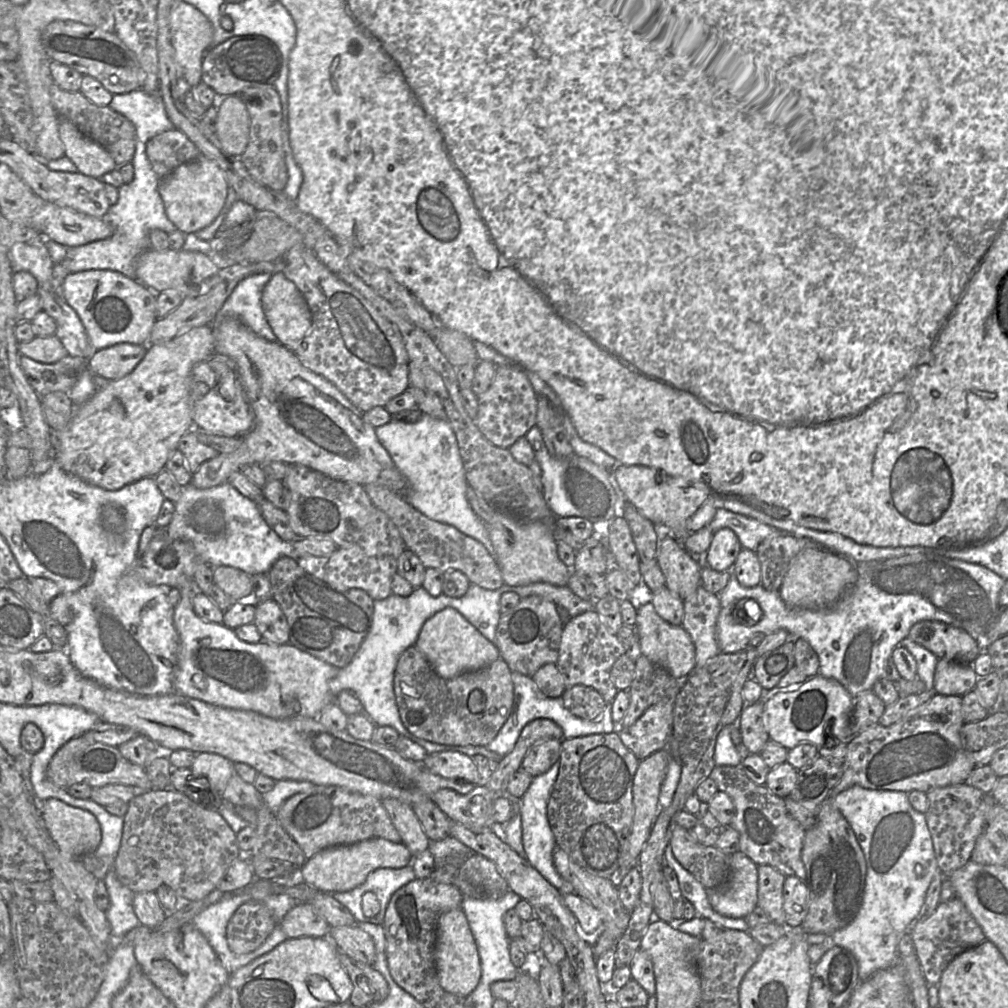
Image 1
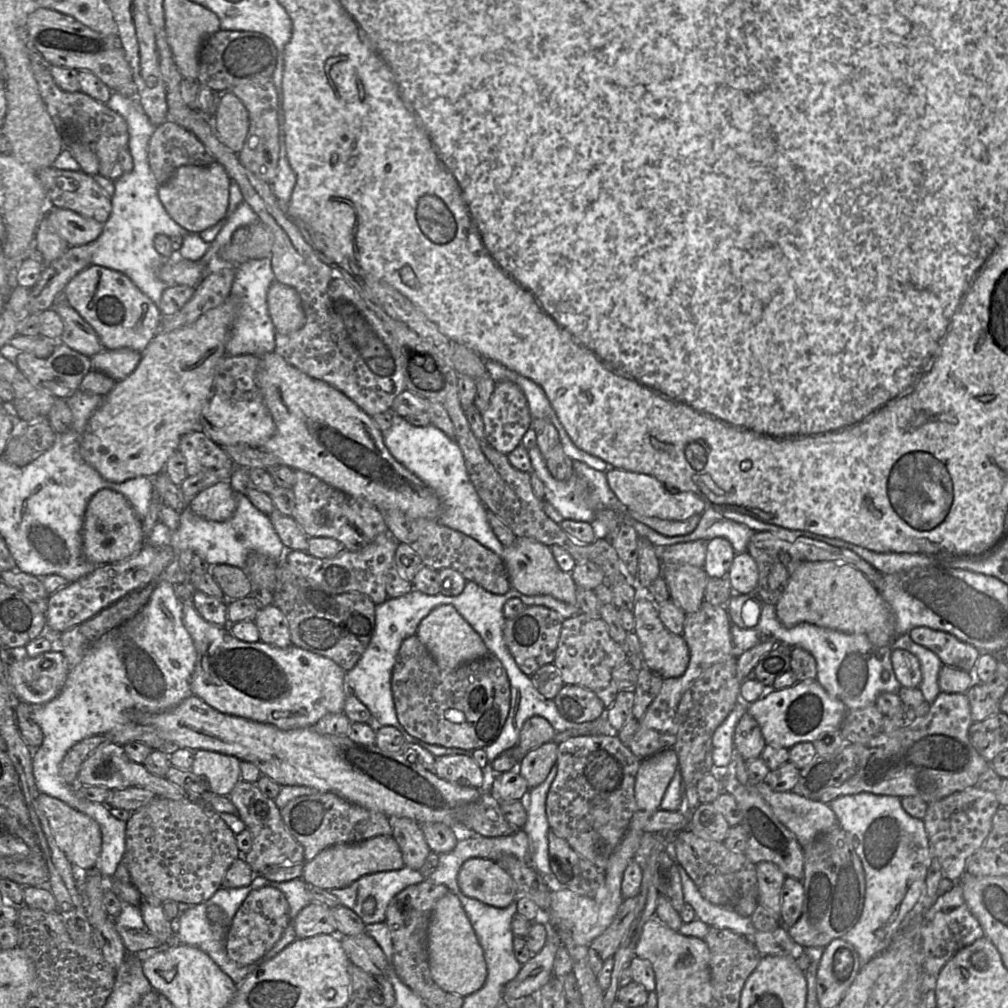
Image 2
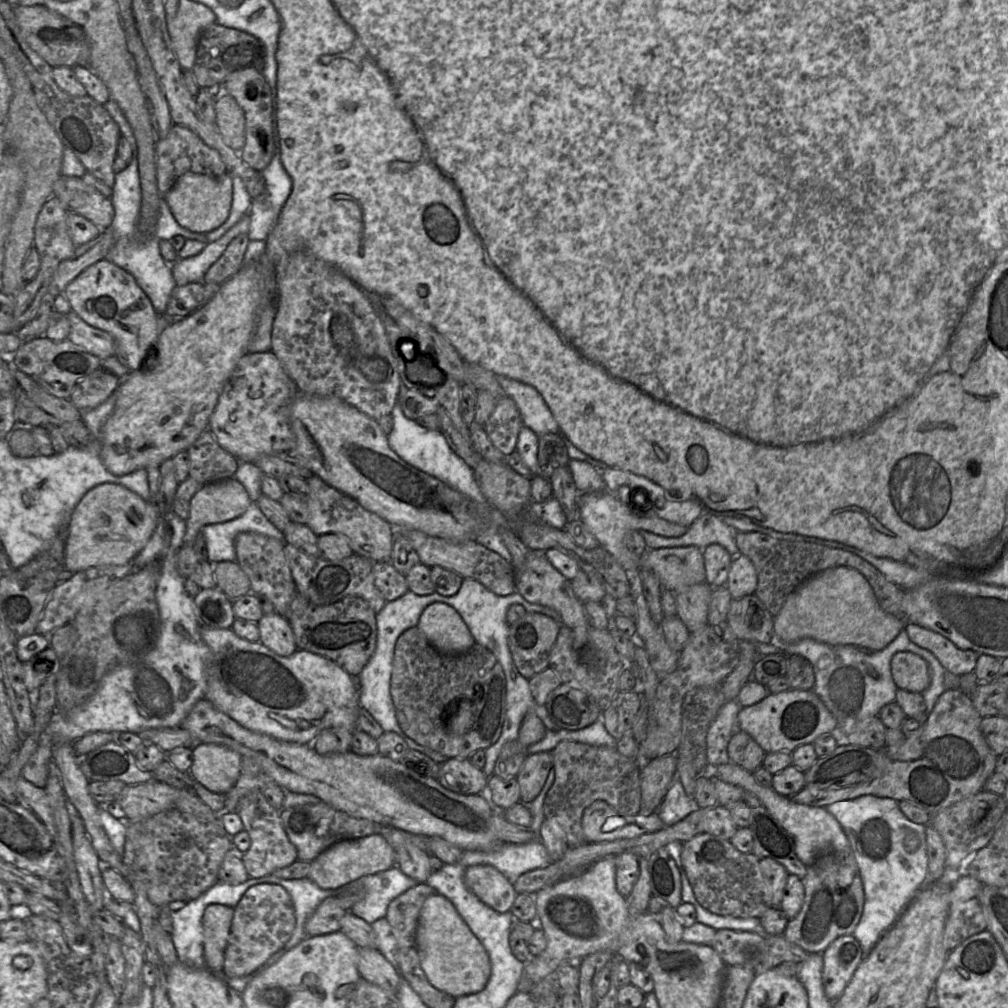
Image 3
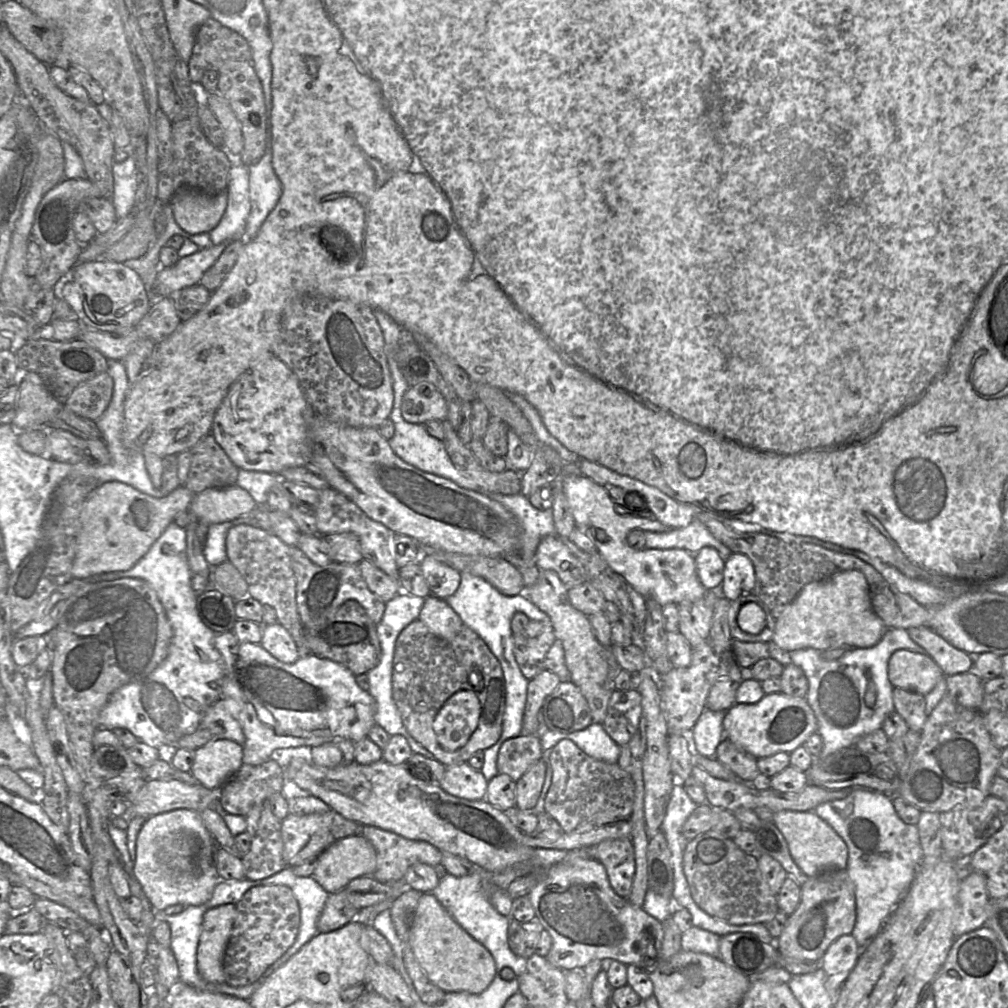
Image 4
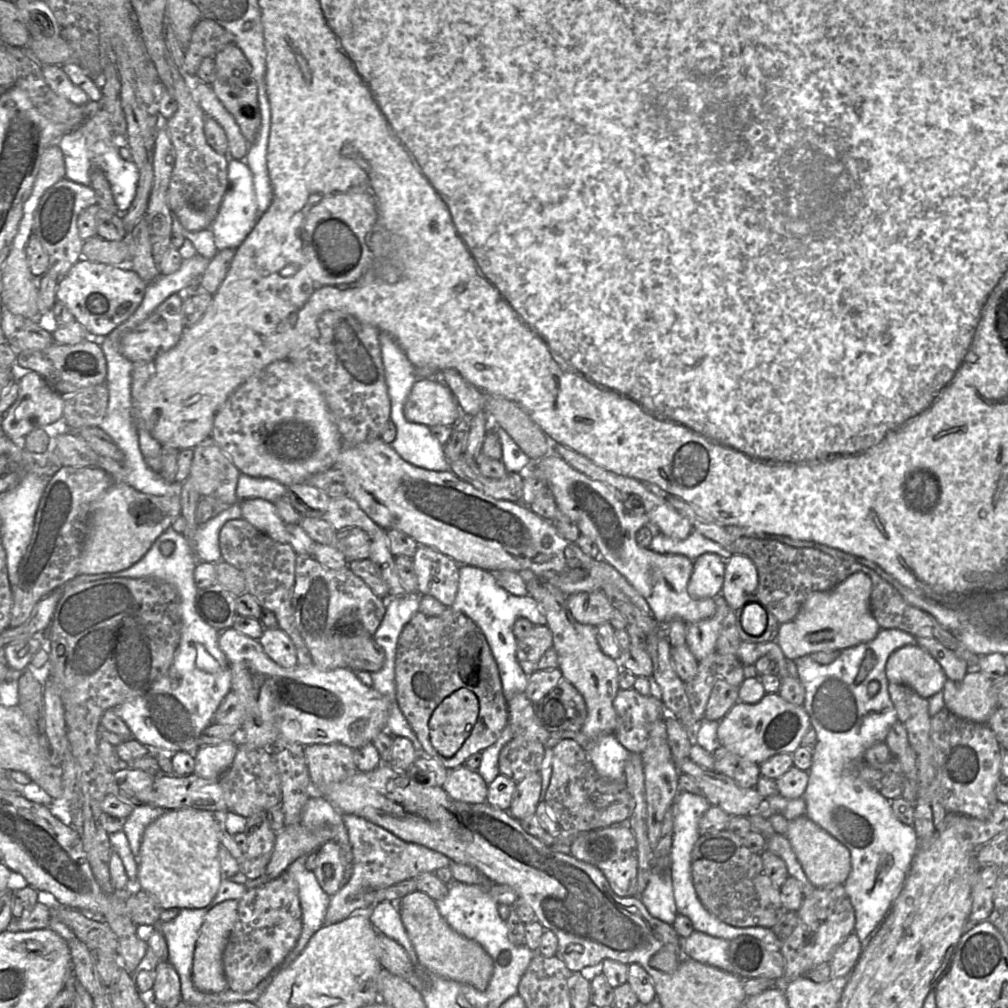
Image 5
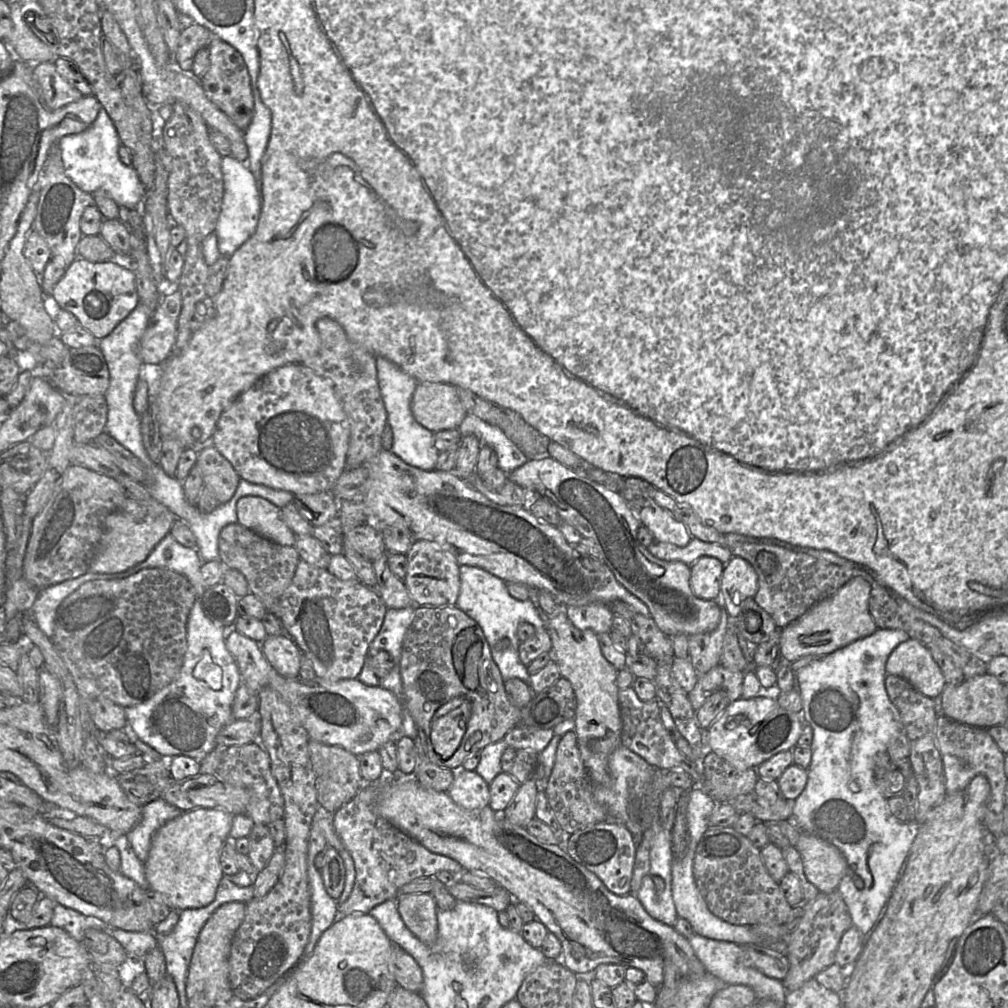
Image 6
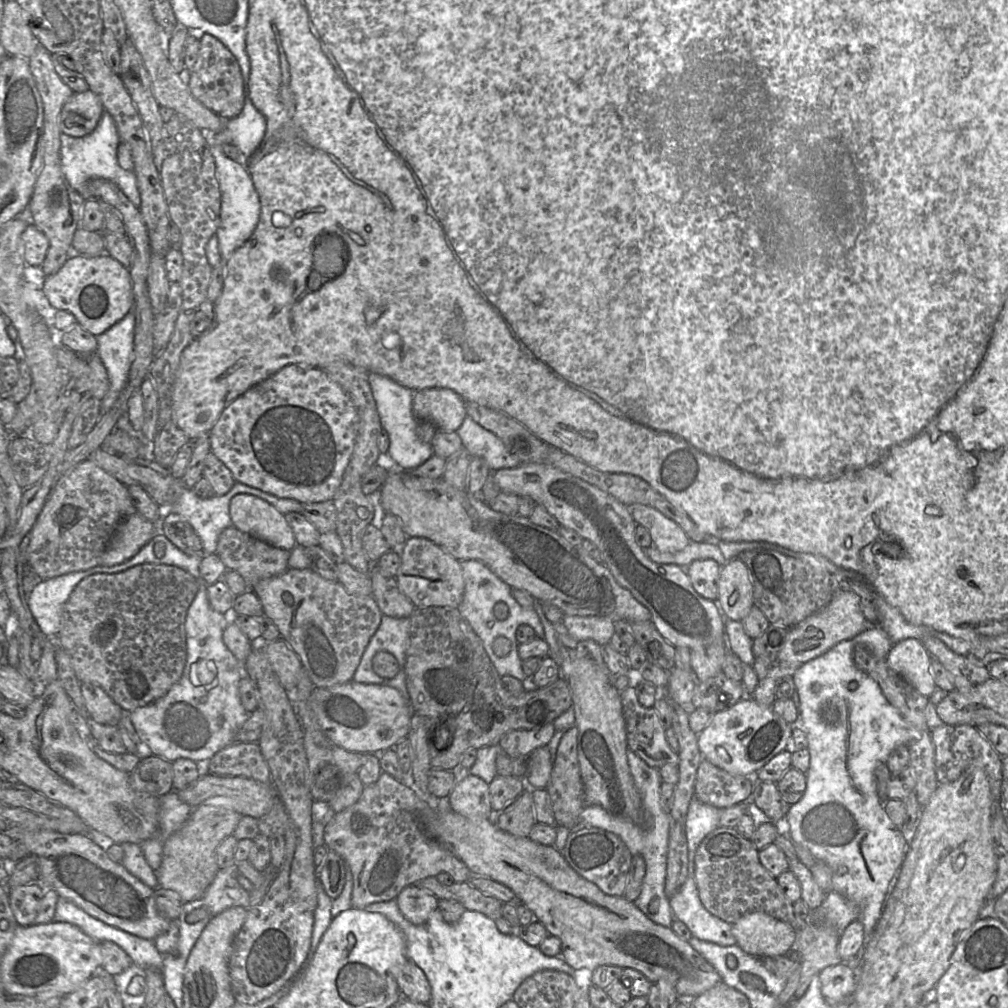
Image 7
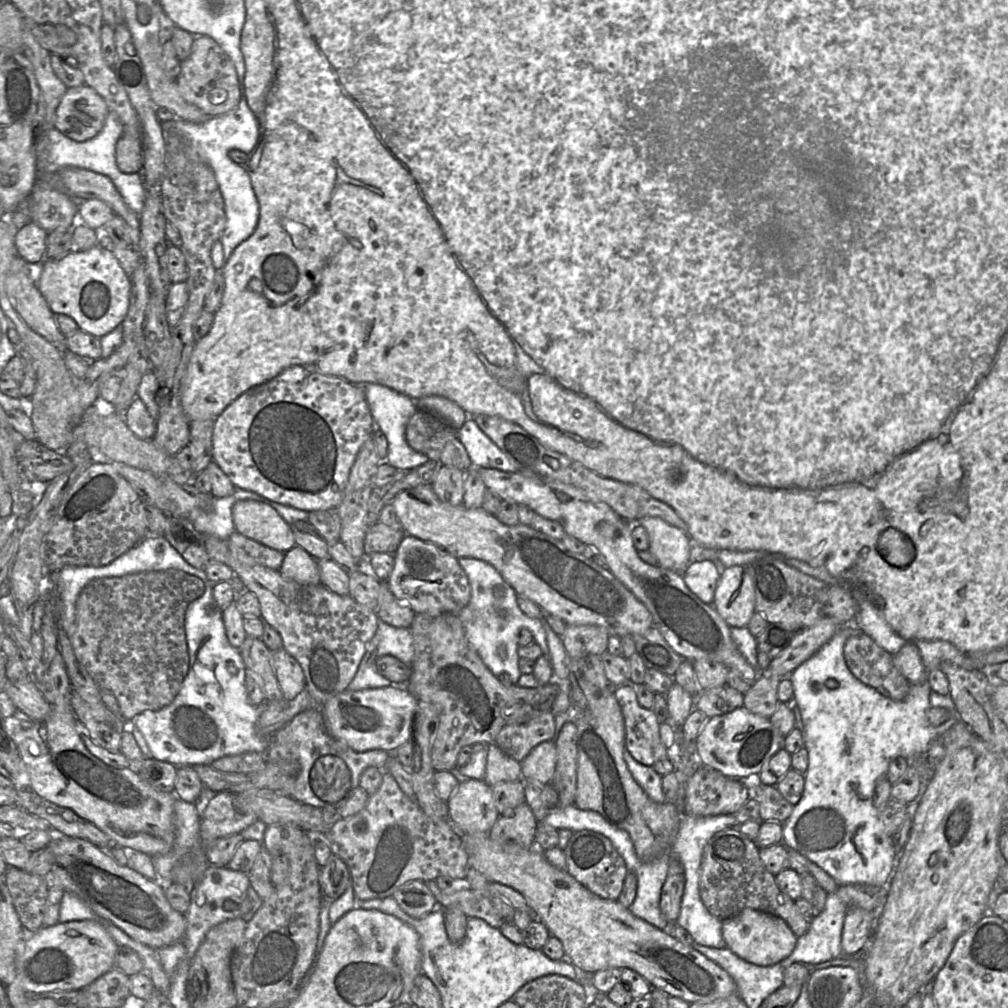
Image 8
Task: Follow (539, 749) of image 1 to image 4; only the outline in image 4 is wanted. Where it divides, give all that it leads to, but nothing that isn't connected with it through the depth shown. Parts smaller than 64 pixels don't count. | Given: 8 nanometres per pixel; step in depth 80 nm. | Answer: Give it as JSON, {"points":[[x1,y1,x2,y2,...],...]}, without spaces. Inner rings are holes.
{"points":[[540,759,516,782,516,805,523,811,532,811,537,804,545,780,546,763]]}

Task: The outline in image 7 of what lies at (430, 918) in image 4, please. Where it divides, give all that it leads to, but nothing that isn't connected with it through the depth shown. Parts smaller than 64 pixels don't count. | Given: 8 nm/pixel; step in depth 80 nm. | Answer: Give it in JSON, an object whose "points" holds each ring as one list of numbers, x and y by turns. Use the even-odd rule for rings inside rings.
{"points":[[418,884,404,888,396,897,399,910,415,925,424,924,437,909,439,899]]}

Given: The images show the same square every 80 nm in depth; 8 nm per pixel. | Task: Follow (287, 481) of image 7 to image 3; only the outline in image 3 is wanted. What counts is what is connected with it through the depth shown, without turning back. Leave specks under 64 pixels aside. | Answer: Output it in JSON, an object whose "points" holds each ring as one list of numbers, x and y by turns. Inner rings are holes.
{"points":[[247,352,229,375,210,416,209,430,217,442,240,462,254,462,263,455,285,455,291,451,295,439,290,424,290,407,299,393,274,353]]}

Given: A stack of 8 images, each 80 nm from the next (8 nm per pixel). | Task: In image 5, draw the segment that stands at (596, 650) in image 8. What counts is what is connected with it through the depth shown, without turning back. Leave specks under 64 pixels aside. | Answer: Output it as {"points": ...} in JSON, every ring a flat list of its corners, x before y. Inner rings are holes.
{"points":[[602,590,571,594,567,606,576,621,595,627,609,622,614,609]]}

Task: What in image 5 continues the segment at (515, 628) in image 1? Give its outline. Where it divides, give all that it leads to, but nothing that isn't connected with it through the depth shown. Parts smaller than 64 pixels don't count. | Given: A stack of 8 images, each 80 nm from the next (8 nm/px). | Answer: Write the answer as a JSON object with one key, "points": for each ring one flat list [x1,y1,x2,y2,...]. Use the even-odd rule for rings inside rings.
{"points":[[534,625,525,637,517,640,516,657,526,675,538,670,539,660,551,647,553,636,547,625]]}

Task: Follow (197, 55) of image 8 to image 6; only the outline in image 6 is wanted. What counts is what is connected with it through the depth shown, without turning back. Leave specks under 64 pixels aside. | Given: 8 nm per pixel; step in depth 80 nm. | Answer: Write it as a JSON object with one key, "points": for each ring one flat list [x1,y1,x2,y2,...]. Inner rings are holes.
{"points":[[215,37,207,47,210,65,200,79,206,96,241,130,245,131,254,115,251,78,242,55,231,45]]}

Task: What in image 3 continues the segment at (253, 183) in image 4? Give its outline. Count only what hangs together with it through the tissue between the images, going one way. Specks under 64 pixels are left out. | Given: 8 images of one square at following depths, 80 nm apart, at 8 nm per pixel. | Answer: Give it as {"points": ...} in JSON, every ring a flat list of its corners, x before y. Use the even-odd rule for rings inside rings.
{"points":[[278,139,271,162,260,173,265,190,262,195,252,200,249,209,250,223,247,235,250,241,267,238,291,193,292,182,281,162]]}

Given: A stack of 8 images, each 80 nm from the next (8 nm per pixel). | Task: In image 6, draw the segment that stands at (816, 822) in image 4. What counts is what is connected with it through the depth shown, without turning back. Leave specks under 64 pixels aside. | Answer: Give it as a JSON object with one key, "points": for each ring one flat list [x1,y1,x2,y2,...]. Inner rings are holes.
{"points":[[802,831,795,848,802,858,807,879,820,892,836,891,849,869,842,852,834,845]]}

